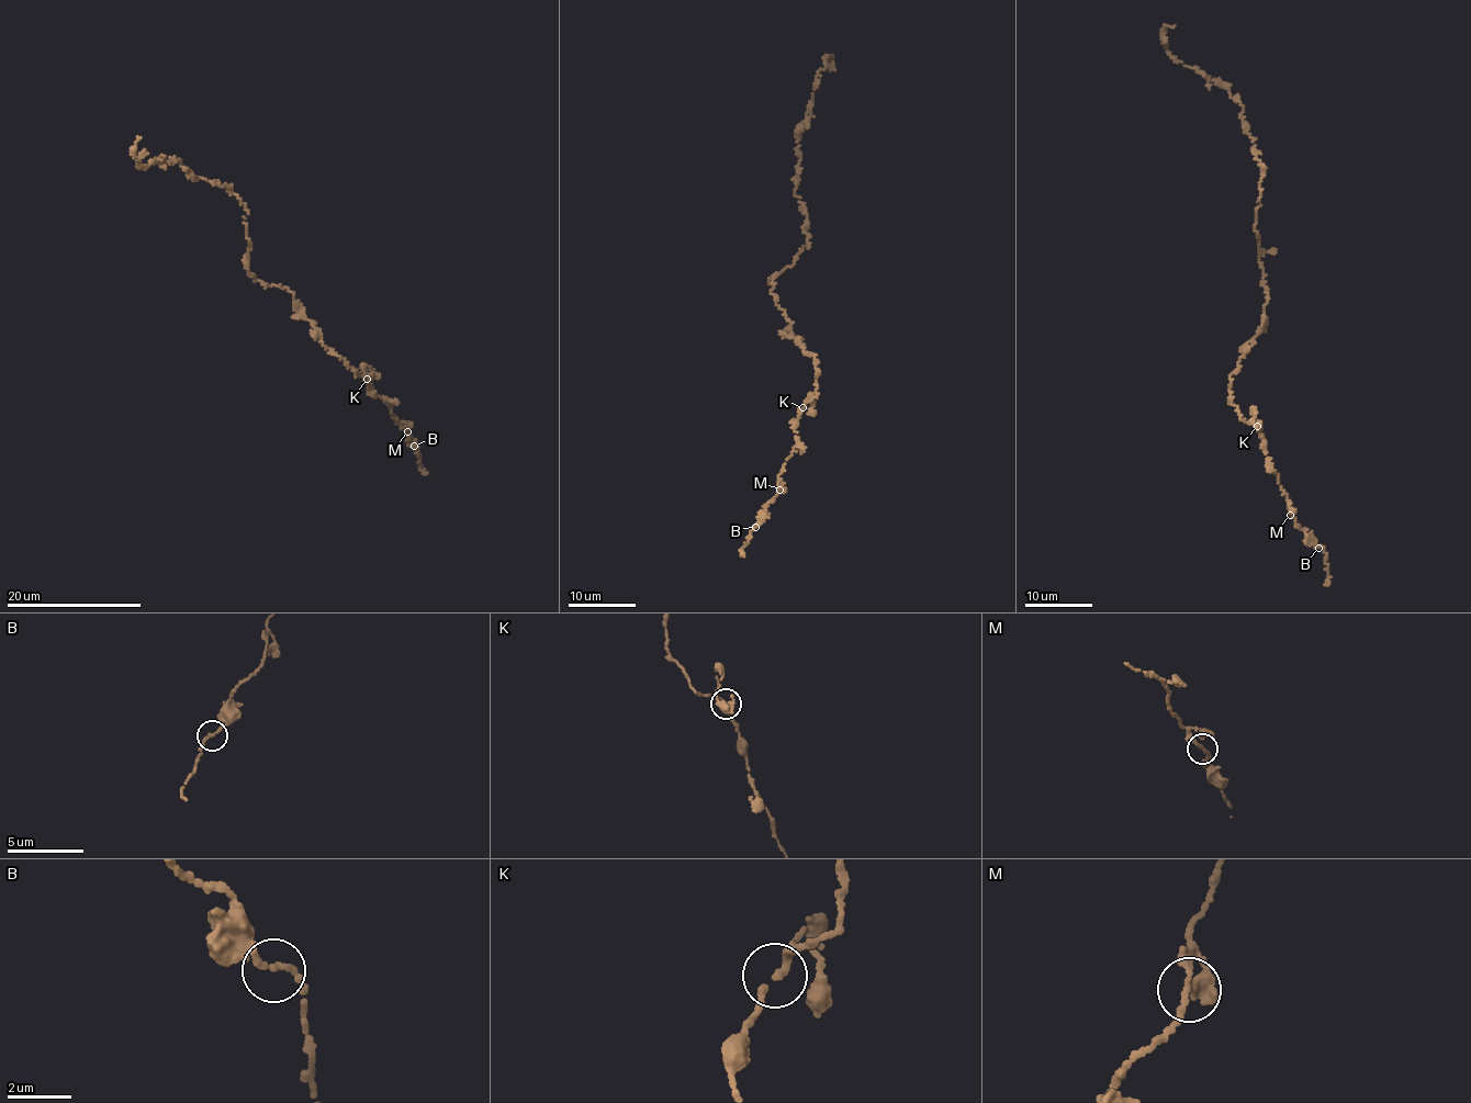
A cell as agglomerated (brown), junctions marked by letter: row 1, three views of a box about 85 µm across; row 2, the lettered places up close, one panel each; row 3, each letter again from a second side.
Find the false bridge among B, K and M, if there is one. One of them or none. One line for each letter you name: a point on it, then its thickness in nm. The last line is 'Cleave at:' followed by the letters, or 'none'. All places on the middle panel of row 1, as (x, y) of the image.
Cleave at: none

